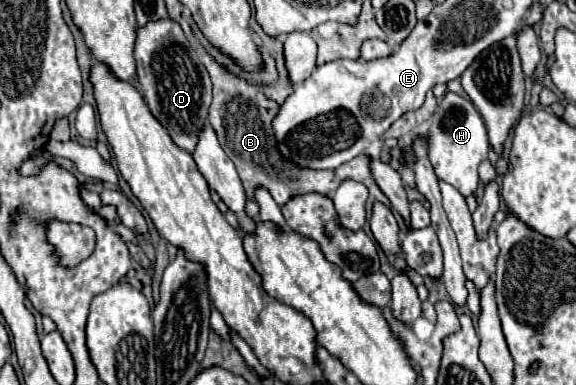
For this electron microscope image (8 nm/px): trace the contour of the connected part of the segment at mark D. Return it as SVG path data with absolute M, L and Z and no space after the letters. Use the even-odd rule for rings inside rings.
M164 18L158 22L148 22L144 28L138 28L136 34L138 38L134 58L146 106L152 110L152 116L168 130L172 142L192 154L200 130L204 130L208 124L208 110L212 102L212 82L208 70L198 60L180 24L174 20Z

